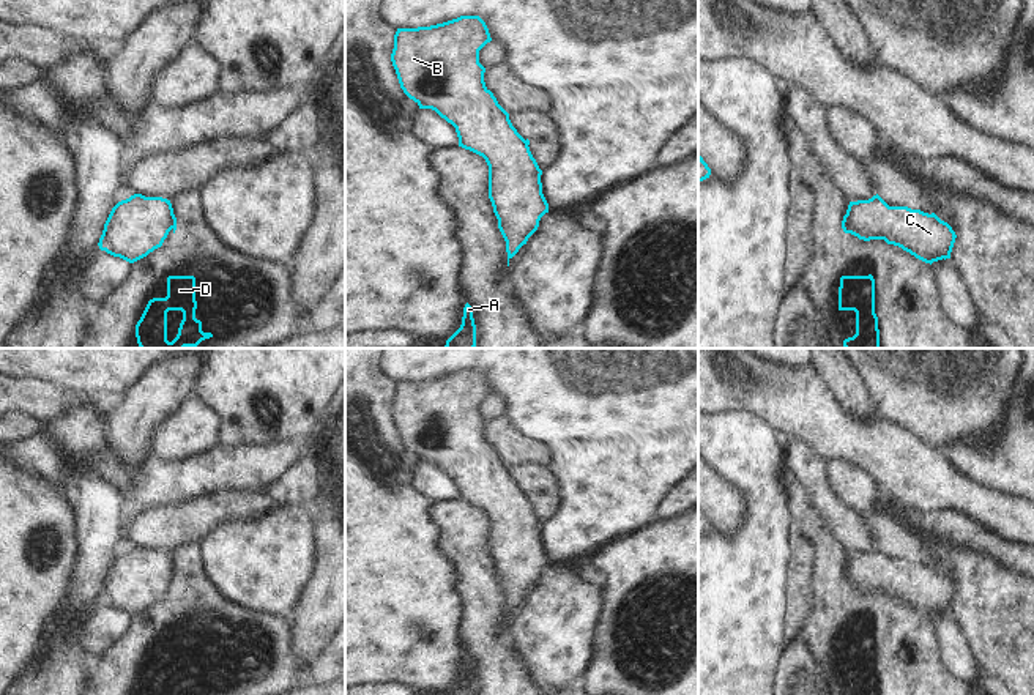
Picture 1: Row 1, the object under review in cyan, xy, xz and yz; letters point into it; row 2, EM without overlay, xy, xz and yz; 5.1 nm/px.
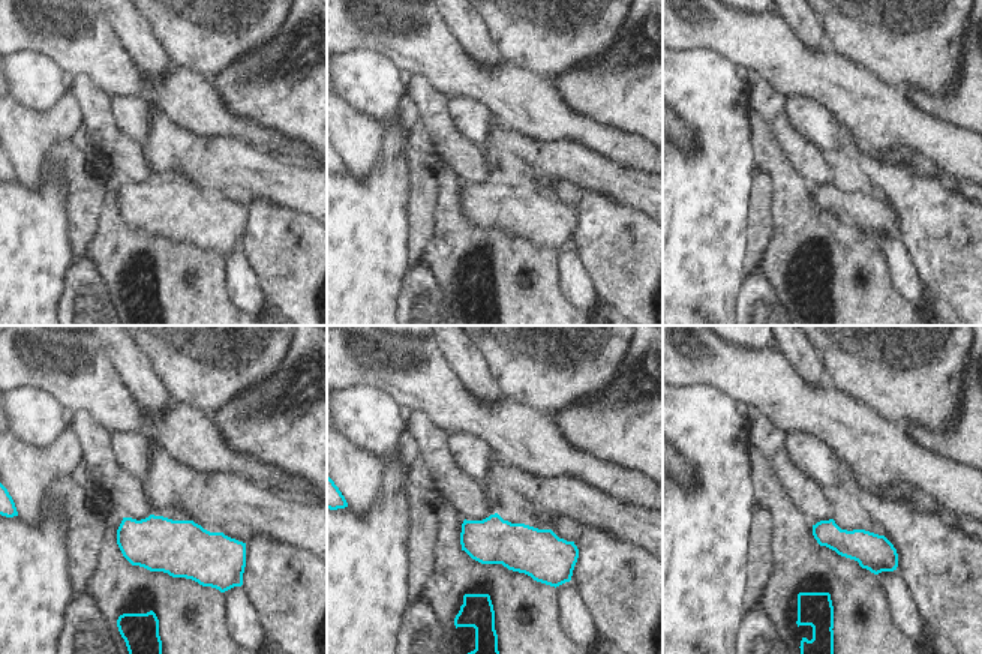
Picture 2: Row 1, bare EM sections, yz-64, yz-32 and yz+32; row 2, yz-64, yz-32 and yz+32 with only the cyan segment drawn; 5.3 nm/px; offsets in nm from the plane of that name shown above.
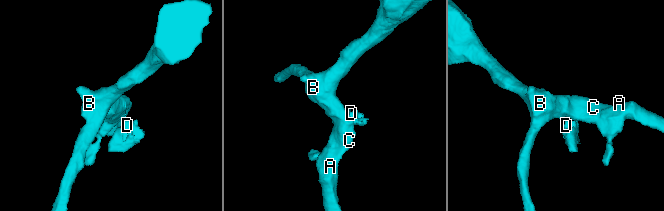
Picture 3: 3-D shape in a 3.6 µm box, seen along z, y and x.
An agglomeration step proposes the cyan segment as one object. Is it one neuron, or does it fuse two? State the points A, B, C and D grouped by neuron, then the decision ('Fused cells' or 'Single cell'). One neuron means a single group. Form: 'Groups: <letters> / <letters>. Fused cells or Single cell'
Groups: A B C / D. Fused cells.

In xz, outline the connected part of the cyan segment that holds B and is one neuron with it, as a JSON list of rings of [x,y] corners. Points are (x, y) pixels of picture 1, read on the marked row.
[[[460,16],[457,19],[418,28],[397,28],[391,61],[400,88],[419,109],[432,109],[456,128],[459,147],[482,156],[489,165],[489,199],[498,219],[498,229],[506,241],[509,260],[526,244],[537,230],[541,217],[549,213],[549,203],[542,194],[541,175],[526,140],[517,132],[509,113],[498,104],[493,93],[485,87],[485,68],[479,63],[479,50],[490,43],[490,33],[479,16]]]

